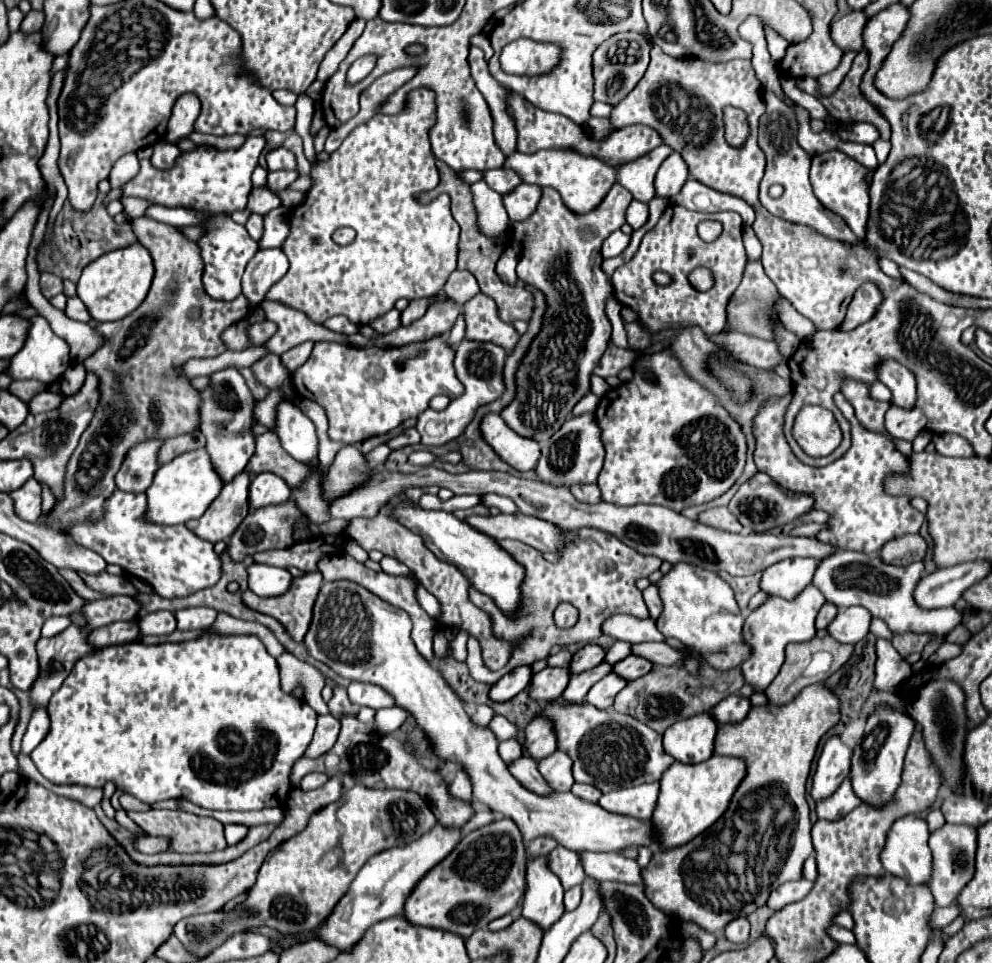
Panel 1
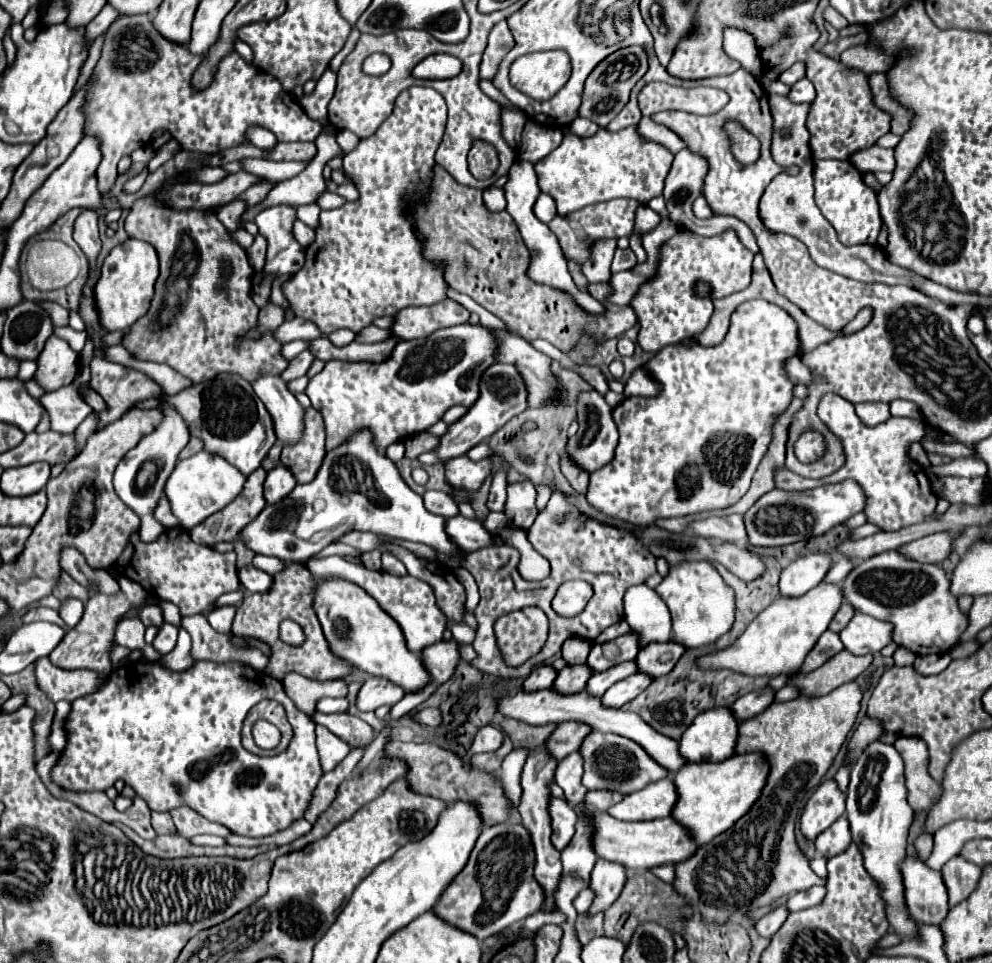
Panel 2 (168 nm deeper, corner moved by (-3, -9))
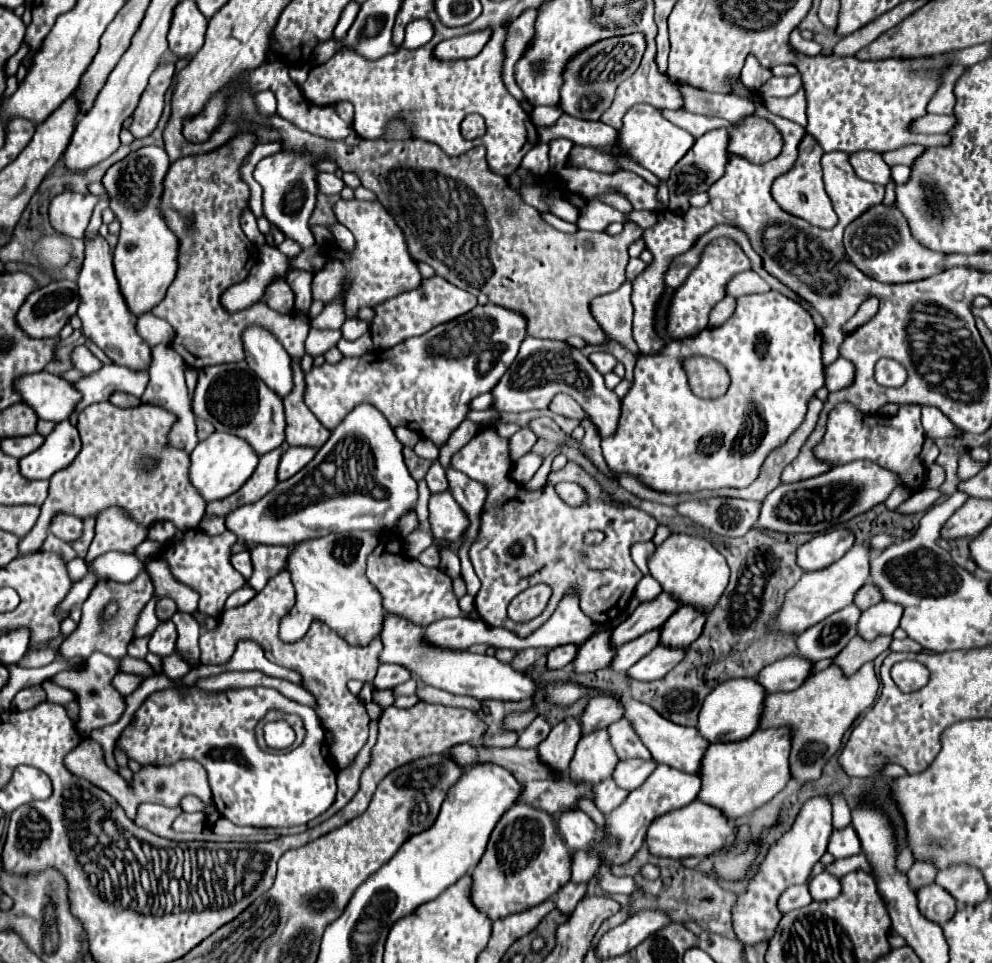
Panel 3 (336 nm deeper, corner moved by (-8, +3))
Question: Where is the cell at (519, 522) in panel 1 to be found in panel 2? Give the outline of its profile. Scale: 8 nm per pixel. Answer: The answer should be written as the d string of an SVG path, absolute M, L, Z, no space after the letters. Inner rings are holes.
M462 514L454 518L446 518L446 534L458 548L466 552L474 552L478 548L490 546L490 534L478 520L468 520Z

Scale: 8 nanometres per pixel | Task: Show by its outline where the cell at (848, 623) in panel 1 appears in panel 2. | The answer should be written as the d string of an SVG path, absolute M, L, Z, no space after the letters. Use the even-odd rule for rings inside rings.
M858 612L850 620L850 624L840 632L840 638L848 652L862 656L880 652L884 646L888 646L892 642L892 630L894 626L890 622Z

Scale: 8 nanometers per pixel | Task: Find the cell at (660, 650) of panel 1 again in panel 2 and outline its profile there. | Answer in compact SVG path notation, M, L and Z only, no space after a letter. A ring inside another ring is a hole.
M820 582L816 588L812 588L802 596L794 596L794 598L780 596L762 614L758 614L752 620L752 624L736 640L736 644L732 644L726 650L702 656L698 664L704 670L730 668L748 676L764 676L764 674L778 676L784 672L792 672L800 668L802 660L816 644L818 636L828 628L842 600L844 600L842 586L830 582Z

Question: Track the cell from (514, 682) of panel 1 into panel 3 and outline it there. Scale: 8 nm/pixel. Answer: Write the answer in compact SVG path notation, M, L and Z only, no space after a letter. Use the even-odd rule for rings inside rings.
M575 644L553 648L553 650L549 650L549 654L547 654L547 668L549 668L549 670L565 668L565 666L575 658L575 654L577 654L577 646L575 646Z

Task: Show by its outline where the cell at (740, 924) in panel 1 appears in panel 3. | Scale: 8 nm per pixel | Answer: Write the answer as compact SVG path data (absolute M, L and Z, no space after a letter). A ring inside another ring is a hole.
M803 884L803 886L791 886L791 888L779 898L777 908L779 908L781 914L787 914L787 912L791 912L791 910L795 910L795 908L807 906L811 900L813 900L813 898L811 898L811 894L809 894L809 890L807 890L805 884Z

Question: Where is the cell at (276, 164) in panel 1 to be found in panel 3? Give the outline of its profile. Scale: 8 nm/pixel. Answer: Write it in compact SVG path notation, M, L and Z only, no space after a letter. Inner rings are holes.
M259 92L253 102L259 116L275 116L275 96L271 92Z

